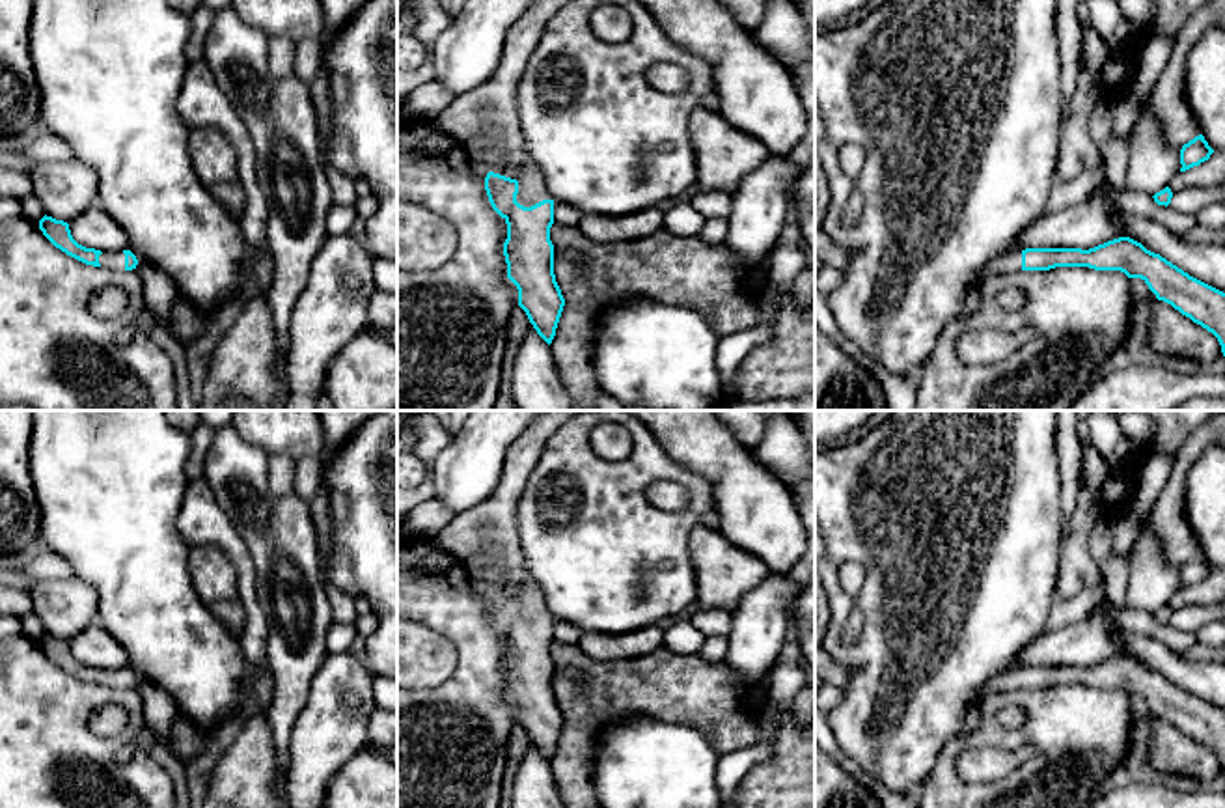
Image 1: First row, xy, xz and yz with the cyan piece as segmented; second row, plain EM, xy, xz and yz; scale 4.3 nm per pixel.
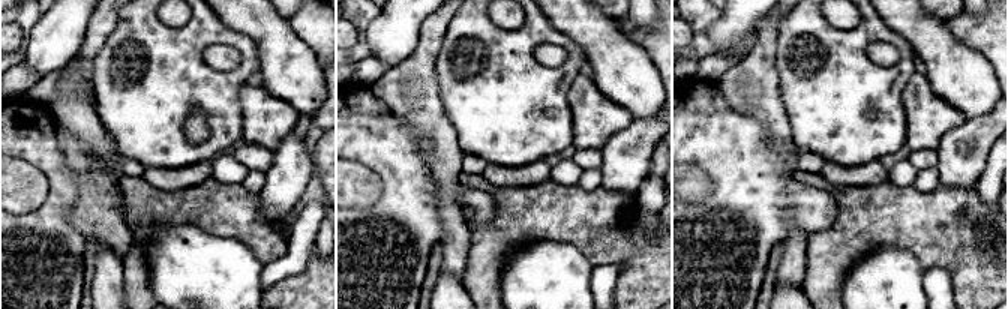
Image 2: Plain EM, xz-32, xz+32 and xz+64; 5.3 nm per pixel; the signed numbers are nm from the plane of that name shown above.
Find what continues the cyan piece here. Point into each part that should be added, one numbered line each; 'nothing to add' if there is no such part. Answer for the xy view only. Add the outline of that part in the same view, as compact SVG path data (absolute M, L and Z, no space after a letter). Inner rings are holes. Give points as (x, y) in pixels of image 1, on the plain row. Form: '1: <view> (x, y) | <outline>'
1: xy (112, 678) | M103 670L99 674L101 685L108 685L114 689L125 689L125 672L123 670Z

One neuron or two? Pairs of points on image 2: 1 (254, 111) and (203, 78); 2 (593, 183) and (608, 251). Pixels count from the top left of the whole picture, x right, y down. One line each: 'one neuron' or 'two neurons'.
1: two neurons
2: two neurons

